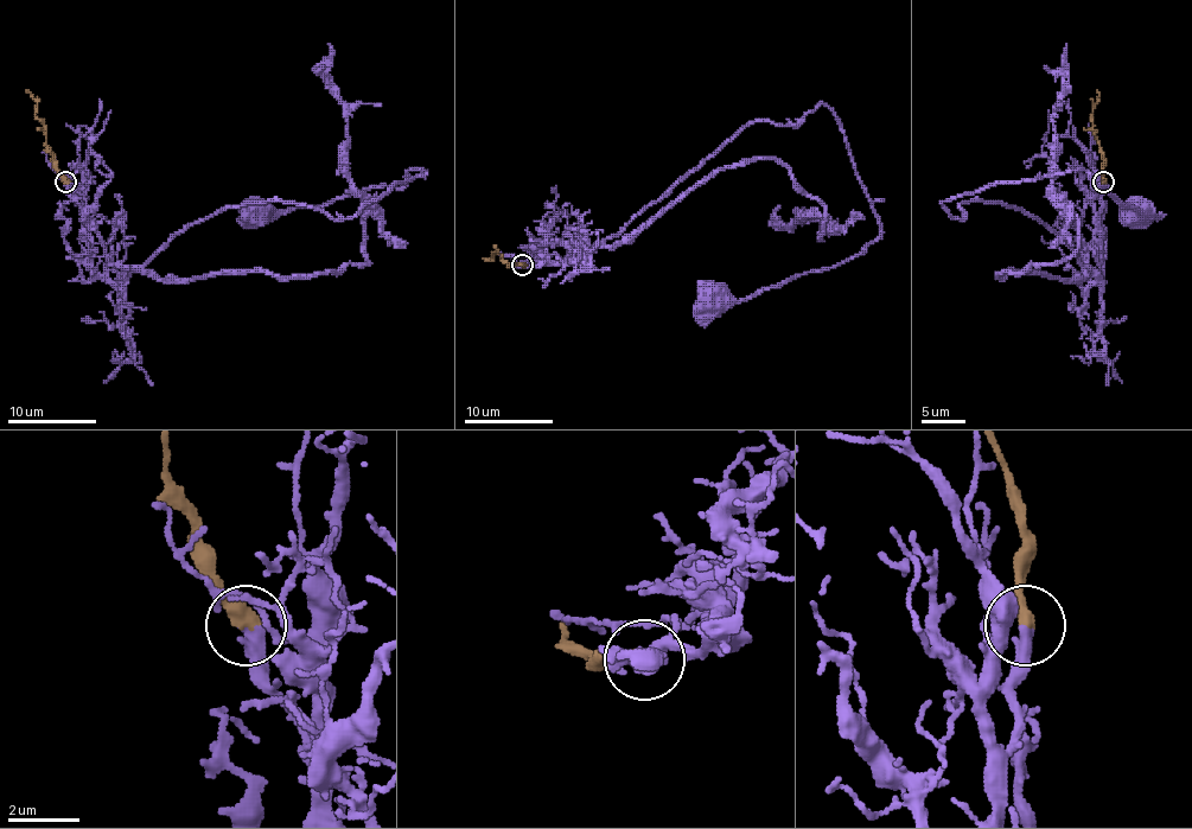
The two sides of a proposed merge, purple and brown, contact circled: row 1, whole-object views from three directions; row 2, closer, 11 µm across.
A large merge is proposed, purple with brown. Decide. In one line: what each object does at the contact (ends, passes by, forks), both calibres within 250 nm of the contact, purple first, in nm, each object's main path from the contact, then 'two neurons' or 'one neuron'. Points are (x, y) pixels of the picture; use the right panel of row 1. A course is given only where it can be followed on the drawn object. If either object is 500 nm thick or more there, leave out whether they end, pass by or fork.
purple ends there; brown ends there; 400 nm thick on the purple side, 480 nm on the other; purple runs (1103, 180), (1100, 281), (1019, 208), (964, 203), (953, 218), (942, 203), (1084, 170), (1136, 212); brown runs (1103, 180), (1103, 152), (1090, 119), (1100, 96), (1097, 90); one neuron

